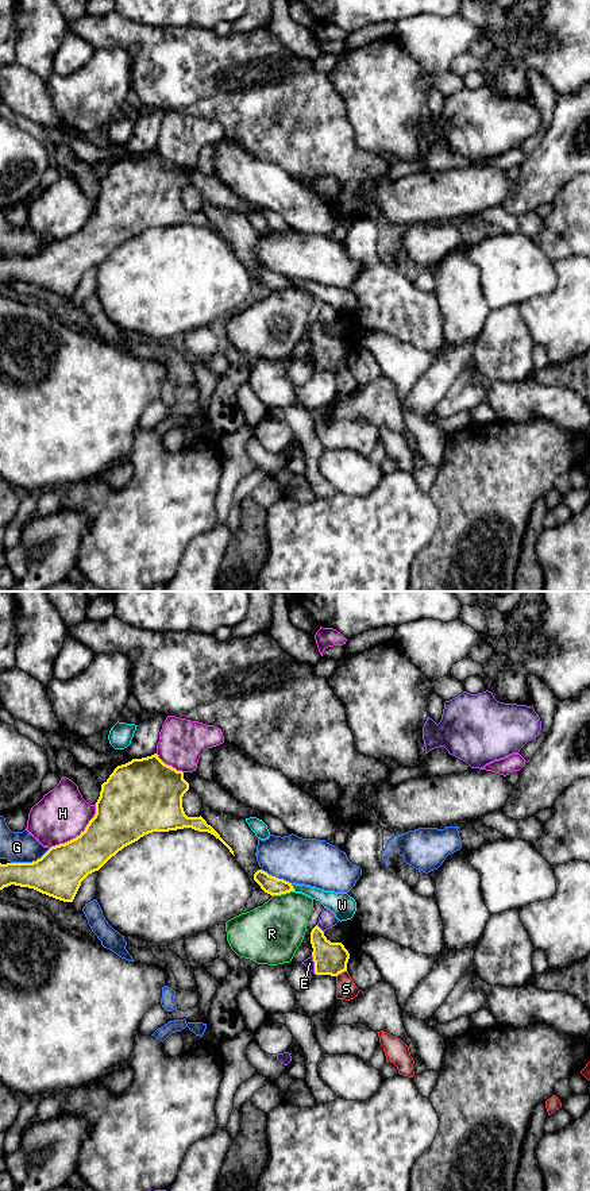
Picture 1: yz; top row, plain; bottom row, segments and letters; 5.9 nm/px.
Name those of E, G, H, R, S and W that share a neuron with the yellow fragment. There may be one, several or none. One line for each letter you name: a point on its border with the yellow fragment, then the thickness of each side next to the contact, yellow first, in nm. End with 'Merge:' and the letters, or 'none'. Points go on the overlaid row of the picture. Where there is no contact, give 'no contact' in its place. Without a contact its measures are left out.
Merge: none

